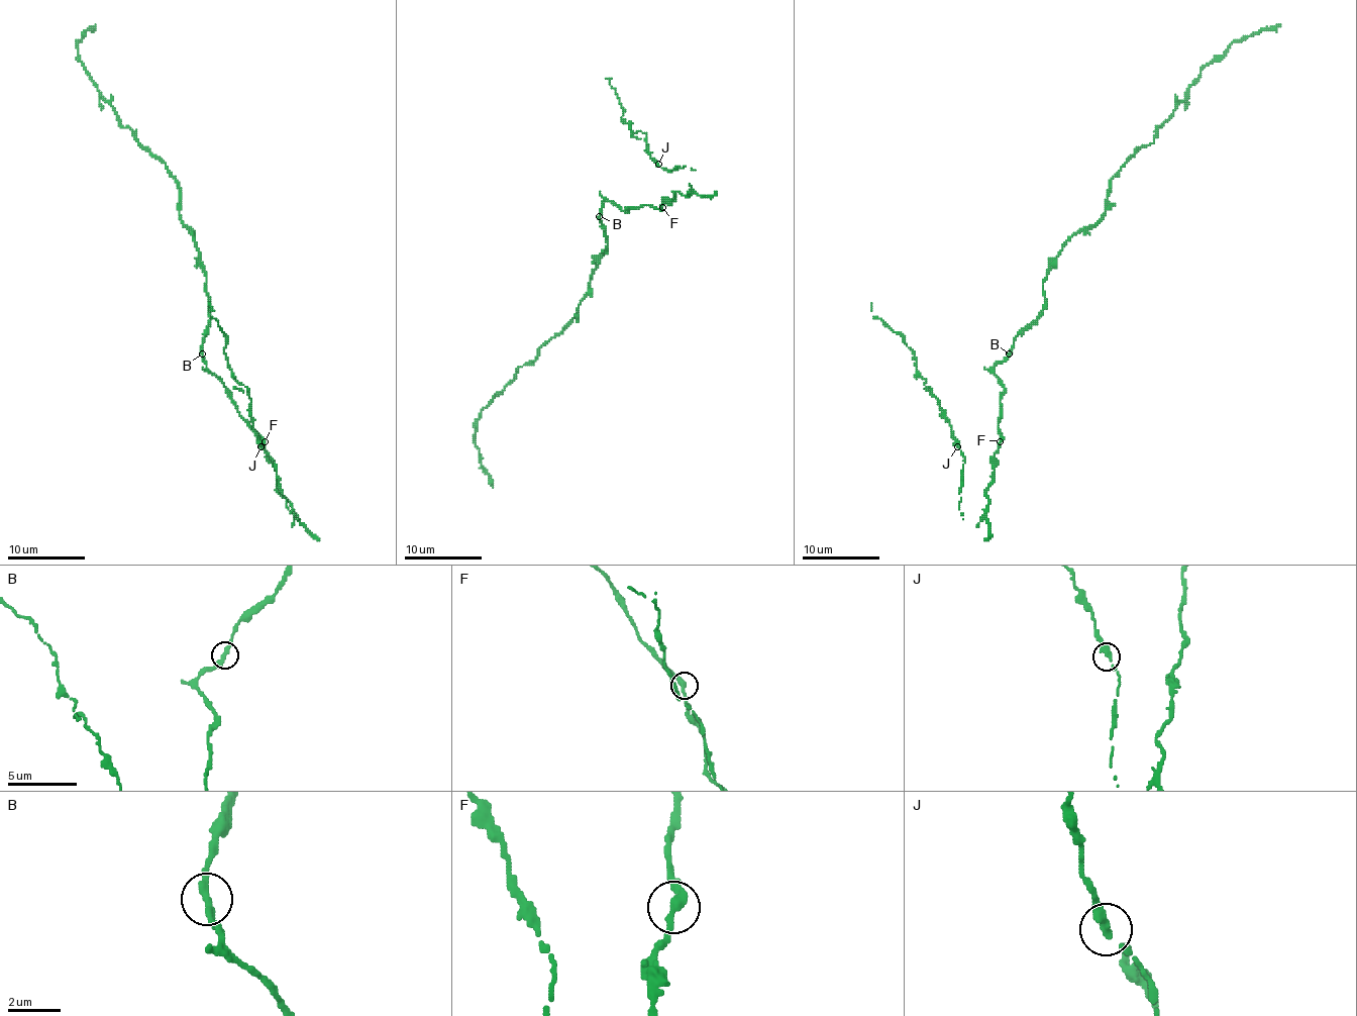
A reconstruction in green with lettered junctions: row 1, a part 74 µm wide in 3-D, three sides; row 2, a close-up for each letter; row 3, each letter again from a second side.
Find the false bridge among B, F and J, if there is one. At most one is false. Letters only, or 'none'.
none

